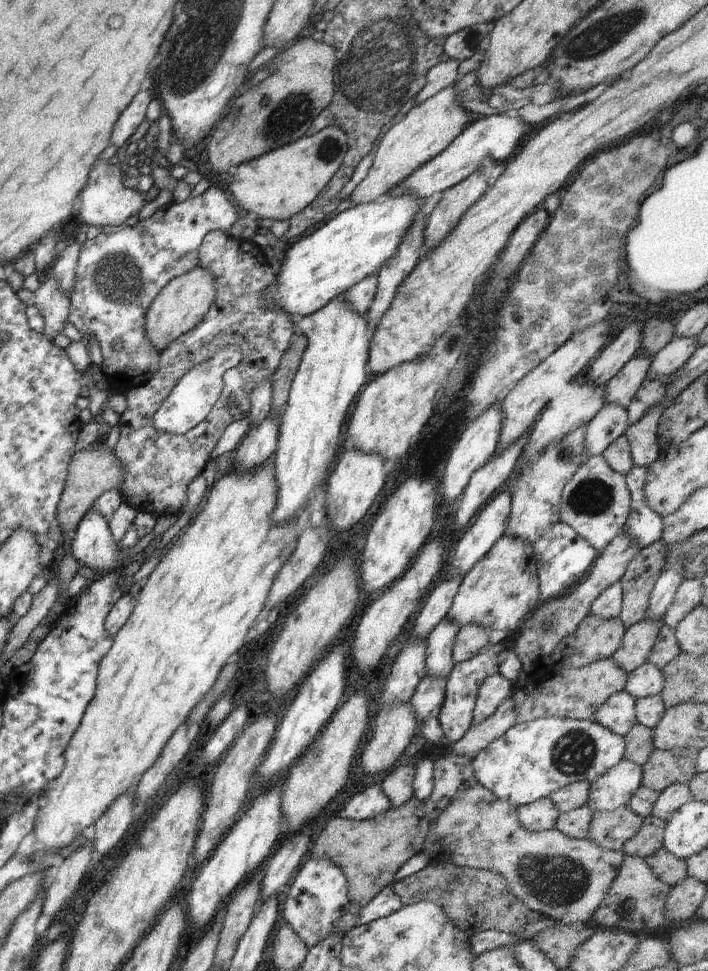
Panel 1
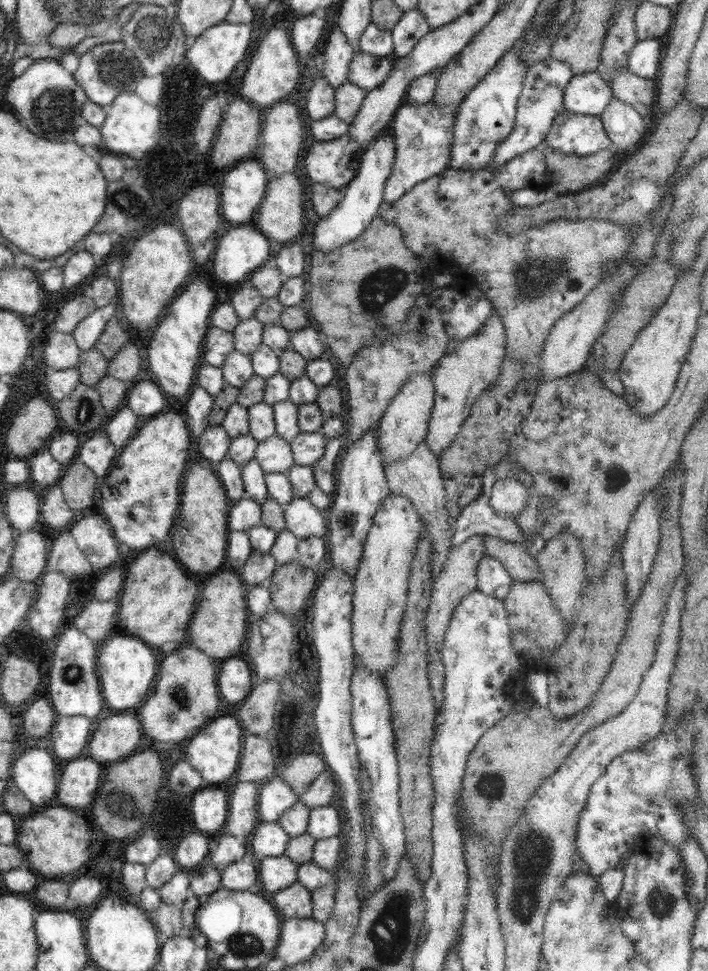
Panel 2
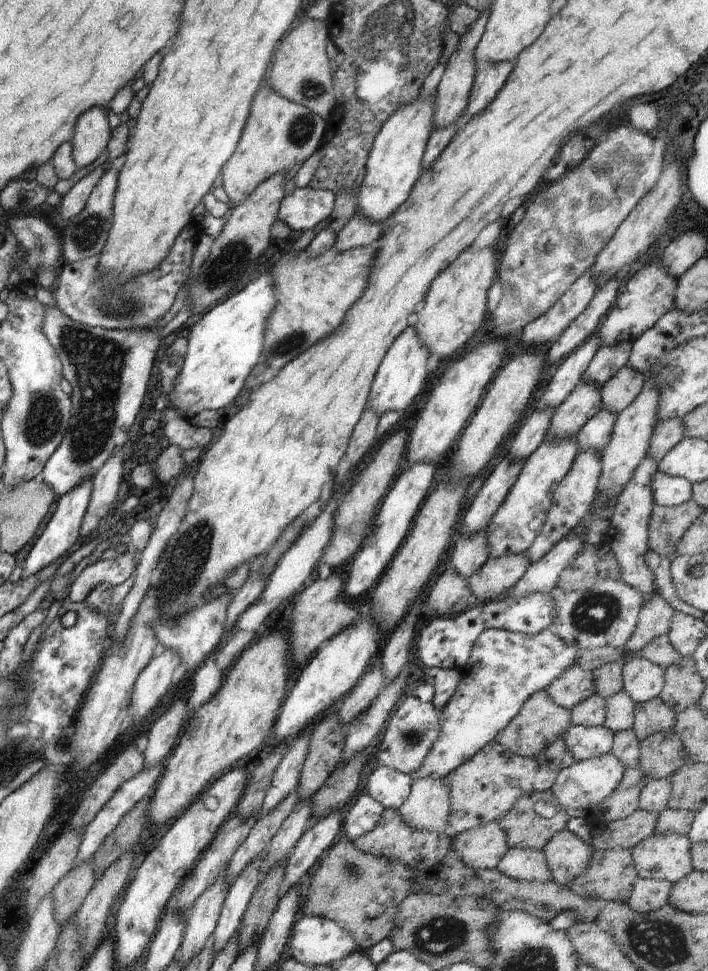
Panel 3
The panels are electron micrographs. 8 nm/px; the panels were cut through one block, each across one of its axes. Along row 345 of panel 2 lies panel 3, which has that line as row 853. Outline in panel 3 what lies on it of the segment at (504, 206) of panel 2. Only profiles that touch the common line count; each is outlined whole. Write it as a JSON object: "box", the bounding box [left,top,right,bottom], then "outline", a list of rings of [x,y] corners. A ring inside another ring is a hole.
{"box":[496,848,552,883],"outline":[[[509,848],[500,859],[496,869],[522,882],[545,883],[552,880],[552,873],[541,850]]]}

